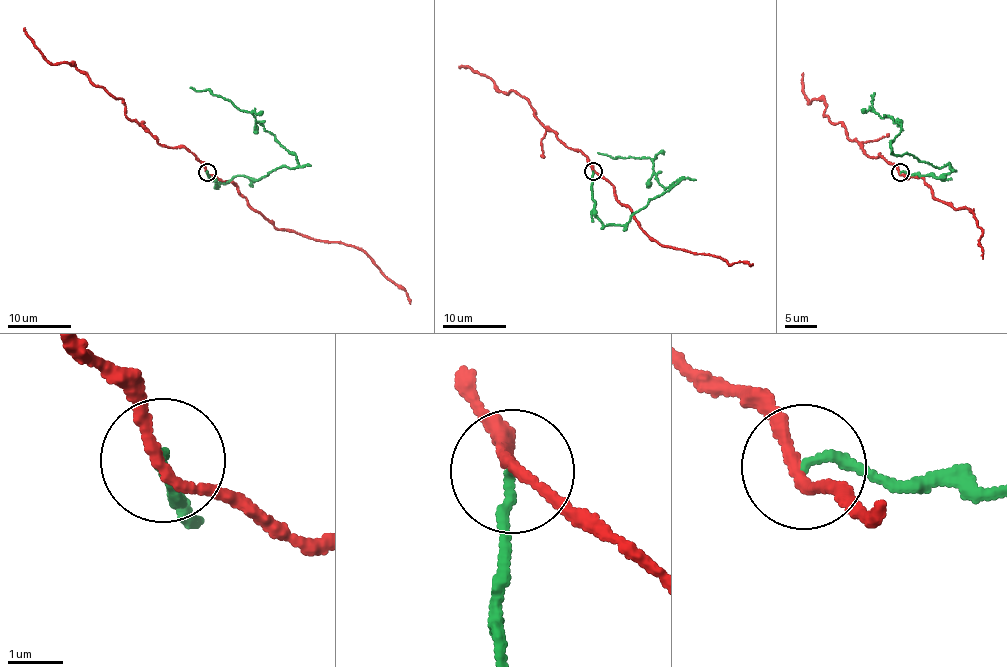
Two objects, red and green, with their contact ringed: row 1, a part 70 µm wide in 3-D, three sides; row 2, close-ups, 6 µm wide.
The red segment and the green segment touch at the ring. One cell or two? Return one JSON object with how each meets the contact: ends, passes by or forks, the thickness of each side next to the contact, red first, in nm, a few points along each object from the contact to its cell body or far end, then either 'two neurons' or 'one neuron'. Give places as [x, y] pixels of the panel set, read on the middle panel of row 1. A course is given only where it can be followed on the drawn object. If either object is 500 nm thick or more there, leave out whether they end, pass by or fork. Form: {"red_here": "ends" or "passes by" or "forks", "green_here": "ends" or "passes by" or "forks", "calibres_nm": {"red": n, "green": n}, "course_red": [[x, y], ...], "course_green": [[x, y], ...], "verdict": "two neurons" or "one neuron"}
{"red_here": "passes by", "green_here": "ends", "calibres_nm": {"red": 190, "green": 160}, "course_red": [[593, 170], [613, 186], [614, 196], [630, 208], [635, 221], [662, 245], [715, 256], [729, 264], [751, 265]], "course_green": [[593, 171], [595, 216], [605, 226], [625, 224], [684, 178], [664, 188], [649, 158], [614, 158], [597, 153]], "verdict": "two neurons"}

